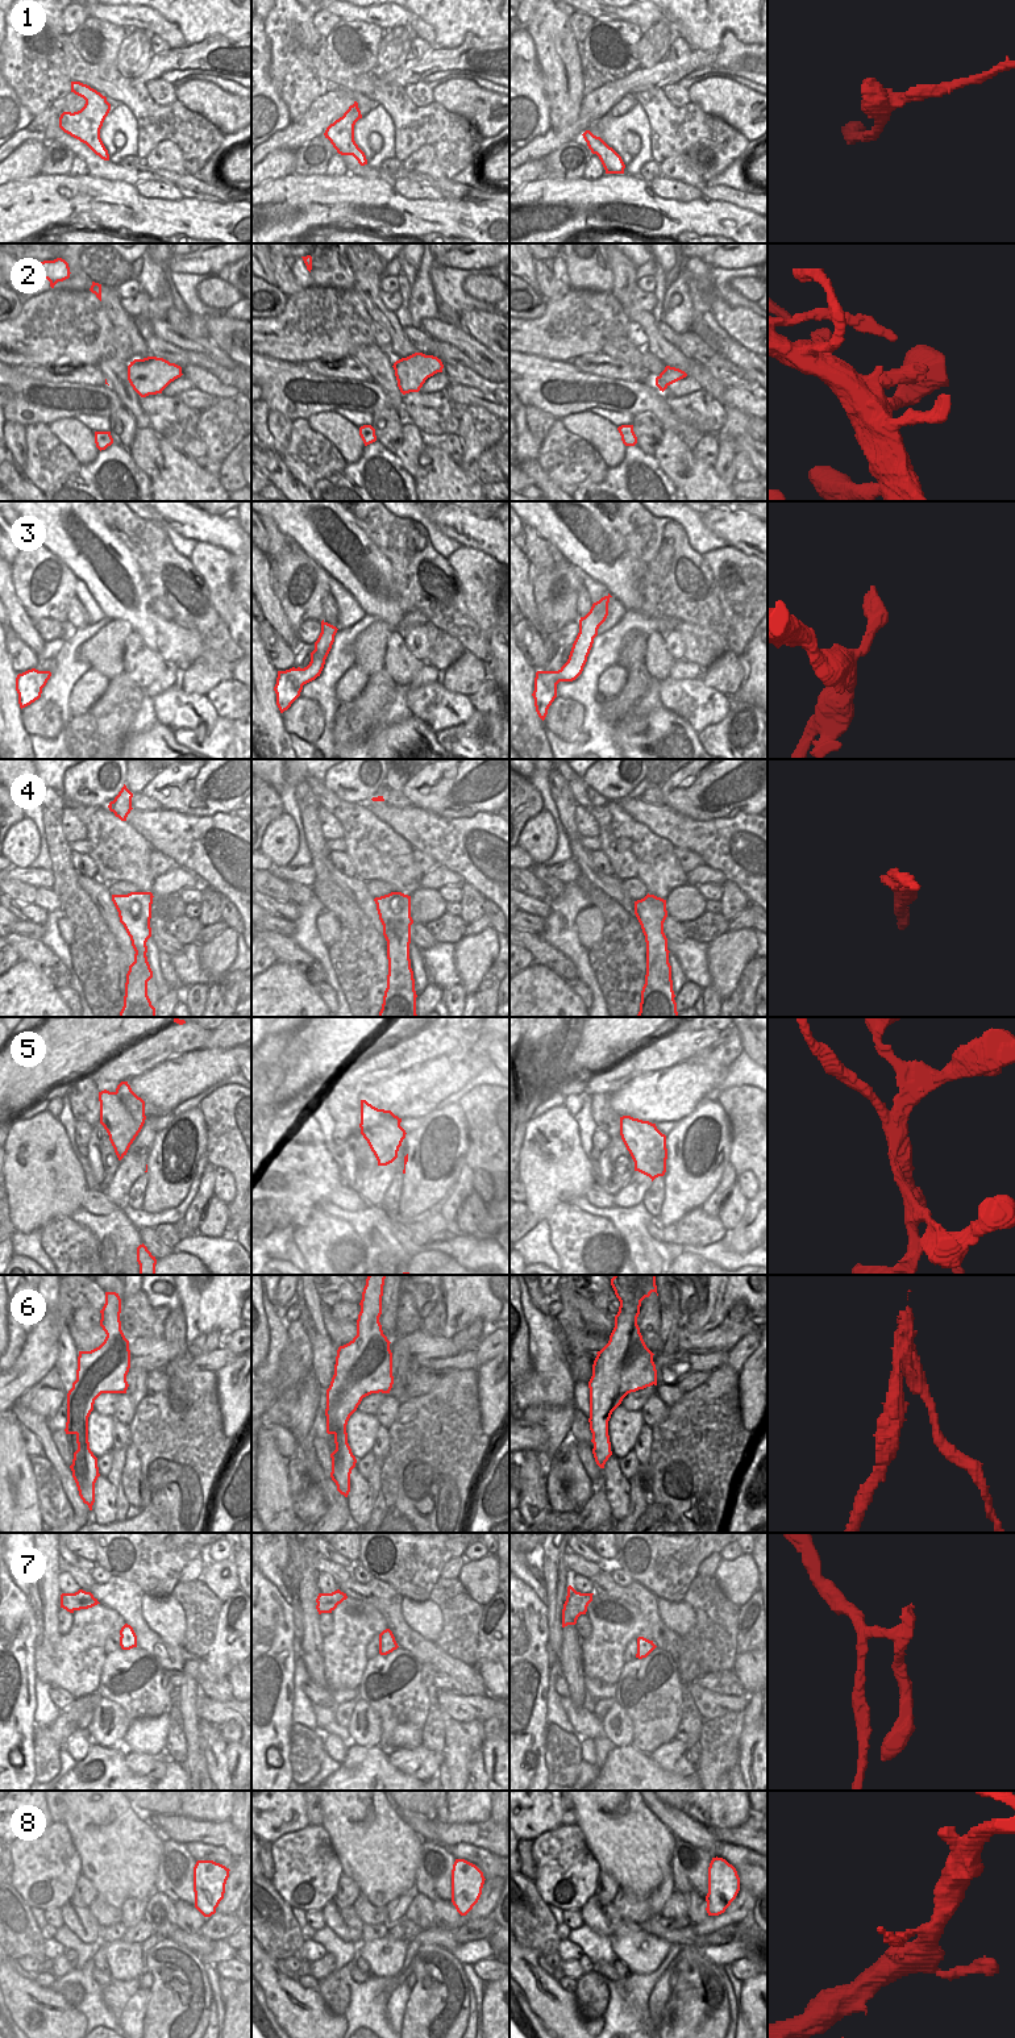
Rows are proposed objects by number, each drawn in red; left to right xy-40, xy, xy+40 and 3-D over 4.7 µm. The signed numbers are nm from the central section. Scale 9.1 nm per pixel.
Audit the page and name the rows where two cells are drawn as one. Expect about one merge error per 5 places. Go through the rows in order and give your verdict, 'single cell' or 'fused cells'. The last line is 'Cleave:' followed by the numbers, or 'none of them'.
1: single cell
2: single cell
3: single cell
4: single cell
5: fused cells
6: fused cells
7: fused cells
8: single cell
Cleave: 5, 6, 7

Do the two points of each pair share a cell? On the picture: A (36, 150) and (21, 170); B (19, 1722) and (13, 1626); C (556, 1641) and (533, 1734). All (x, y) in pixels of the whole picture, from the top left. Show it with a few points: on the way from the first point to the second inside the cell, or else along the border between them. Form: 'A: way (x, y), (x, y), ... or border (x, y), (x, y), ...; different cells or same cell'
A: way (30, 155), (23, 165); same cell
B: way (19, 1699), (23, 1683), (13, 1650); same cell
C: border (546, 1622), (546, 1642), (552, 1653); different cells

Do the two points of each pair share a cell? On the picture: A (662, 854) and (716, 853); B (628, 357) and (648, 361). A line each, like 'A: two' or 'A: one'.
A: two
B: two

